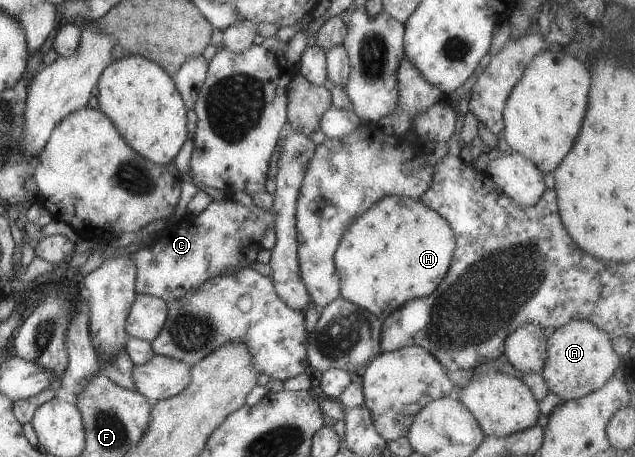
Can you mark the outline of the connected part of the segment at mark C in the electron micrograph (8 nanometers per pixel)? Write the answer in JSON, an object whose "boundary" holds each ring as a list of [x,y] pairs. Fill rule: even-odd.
{"boundary":[[[233,198],[213,200],[200,215],[186,214],[177,222],[169,224],[164,232],[152,236],[146,246],[130,254],[136,266],[135,290],[137,294],[148,294],[168,301],[186,297],[190,291],[198,289],[212,277],[228,275],[239,269],[250,268],[260,253],[261,239],[268,230],[274,230],[276,217],[273,209],[264,210],[256,205],[248,207]]]}

